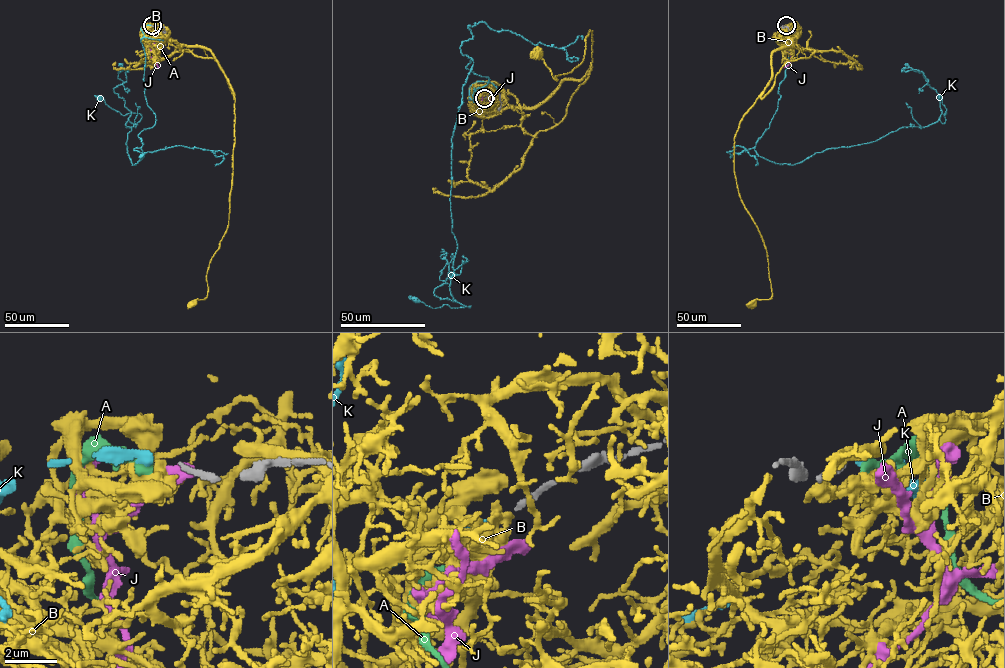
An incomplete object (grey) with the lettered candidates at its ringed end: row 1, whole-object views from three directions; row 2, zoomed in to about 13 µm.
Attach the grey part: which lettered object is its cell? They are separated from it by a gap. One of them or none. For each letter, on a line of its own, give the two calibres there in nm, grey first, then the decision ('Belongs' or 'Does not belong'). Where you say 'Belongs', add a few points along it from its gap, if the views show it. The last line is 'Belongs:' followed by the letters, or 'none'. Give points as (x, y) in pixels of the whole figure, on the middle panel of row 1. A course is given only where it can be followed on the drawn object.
A: Thickness 200 nm (grey) against 420 nm. Does not belong
B: Thickness 200 nm (grey) against 260 nm. Does not belong
J: Thickness 200 nm (grey) against 550 nm. Does not belong
K: Thickness 200 nm (grey) against 300 nm. Belongs. Its course: (482, 99), (469, 101), (489, 81), (470, 57), (449, 286), (470, 306), (414, 300)
Belongs: K

